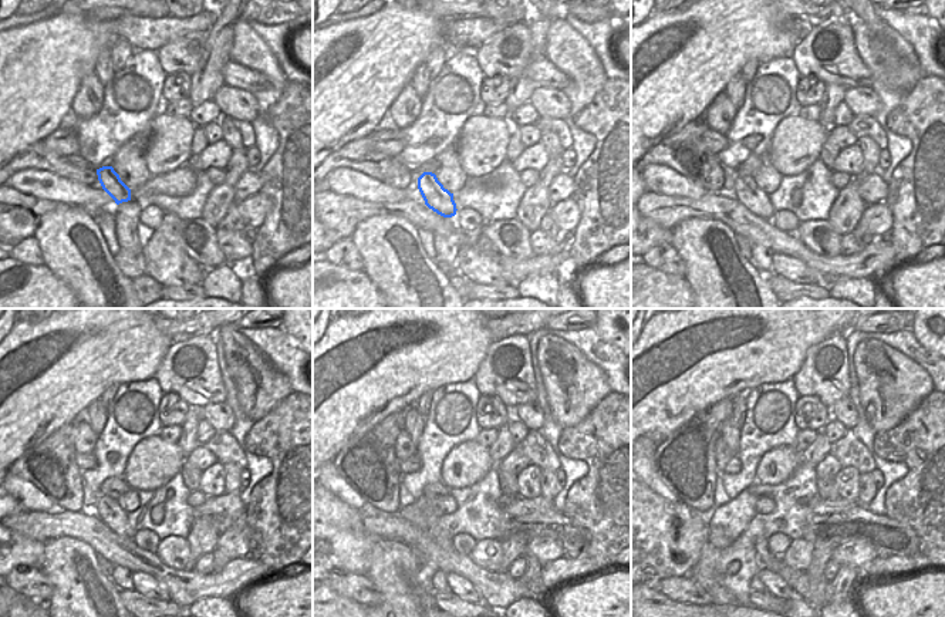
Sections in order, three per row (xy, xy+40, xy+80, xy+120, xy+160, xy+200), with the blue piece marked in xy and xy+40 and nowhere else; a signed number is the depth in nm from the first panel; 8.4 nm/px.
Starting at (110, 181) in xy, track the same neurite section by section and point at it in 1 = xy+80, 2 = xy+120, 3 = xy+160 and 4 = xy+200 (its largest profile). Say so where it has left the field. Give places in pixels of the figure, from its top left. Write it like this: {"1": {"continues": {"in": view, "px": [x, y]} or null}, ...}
{"1": {"continues": {"in": "xy+80", "px": [746, 191]}}, "2": {"continues": {"in": "xy+120", "px": [110, 512]}}, "3": {"continues": {"in": "xy+160", "px": [432, 513]}}, "4": {"continues": {"in": "xy+200", "px": [766, 559]}}}

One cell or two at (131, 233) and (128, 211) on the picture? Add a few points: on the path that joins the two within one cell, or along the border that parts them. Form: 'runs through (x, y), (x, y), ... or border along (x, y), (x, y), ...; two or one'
runs through (128, 228), (128, 216); one

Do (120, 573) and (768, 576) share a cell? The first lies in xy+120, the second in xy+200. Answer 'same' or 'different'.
different

